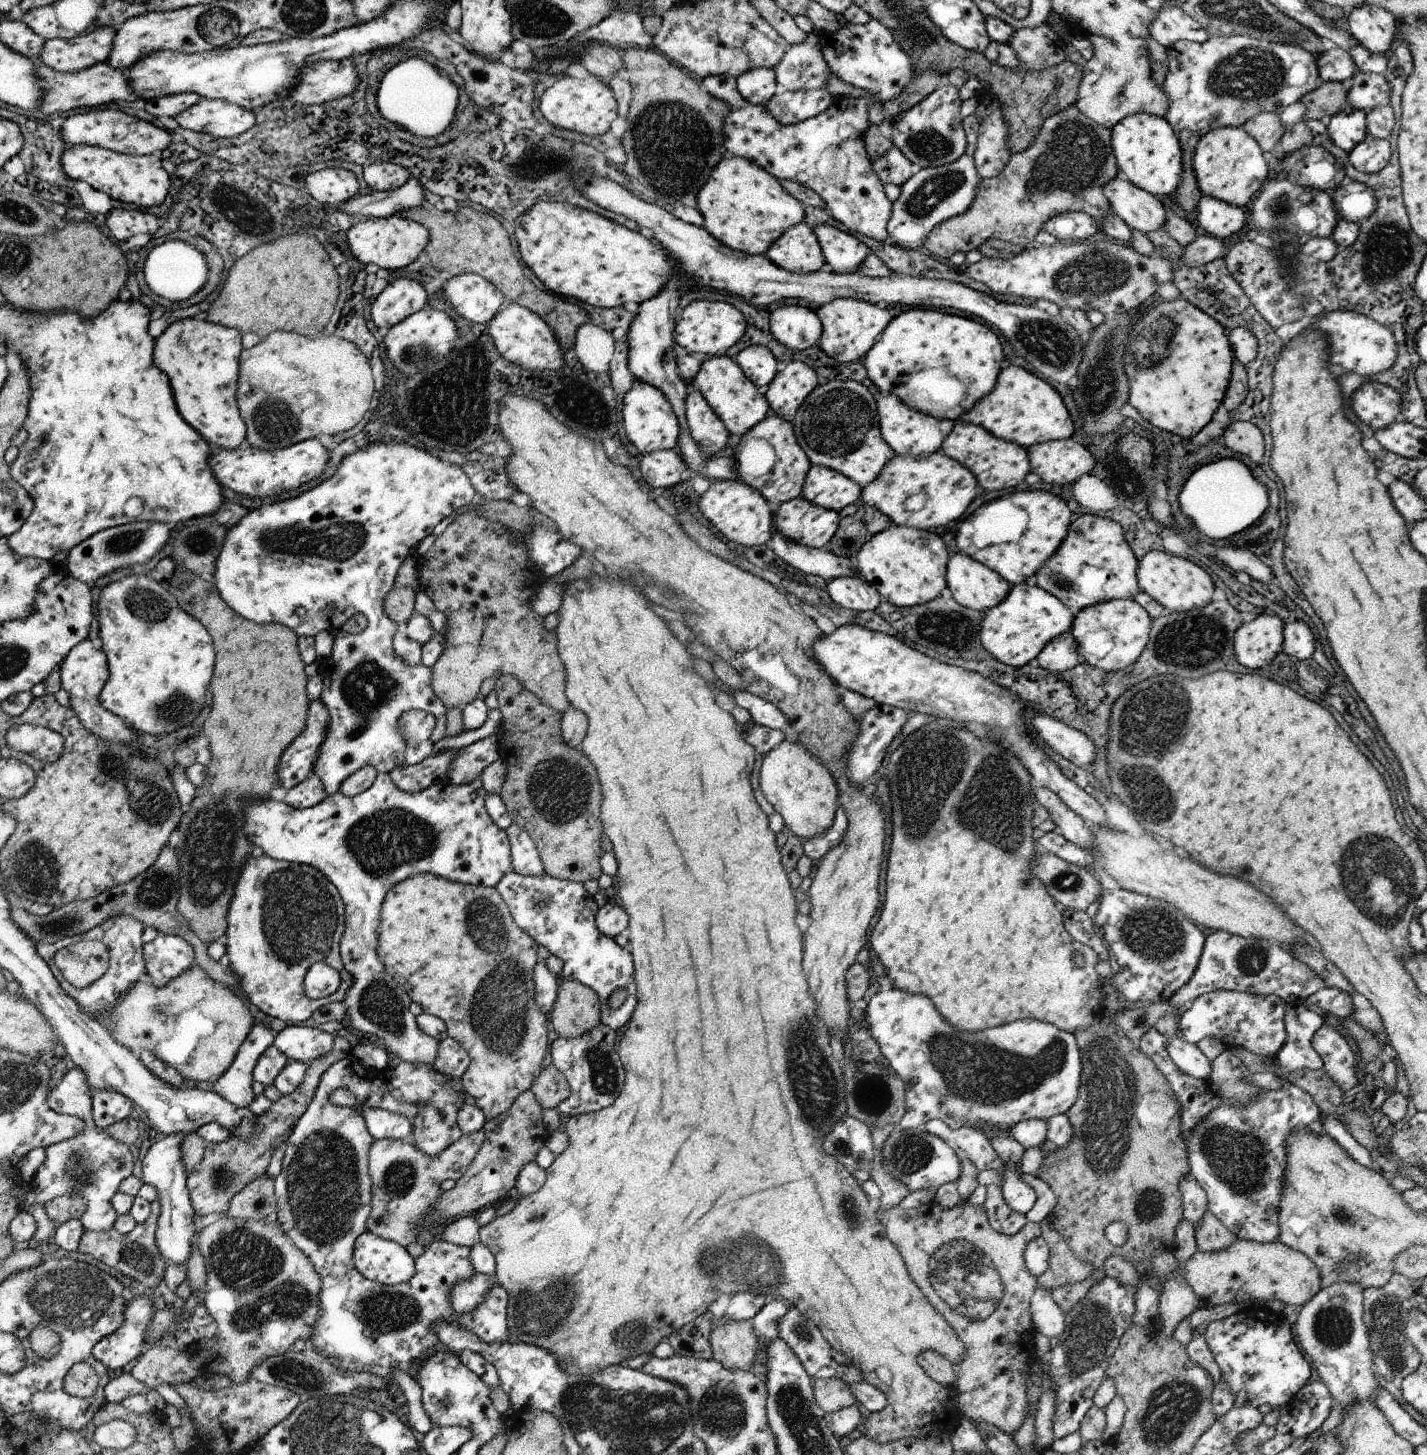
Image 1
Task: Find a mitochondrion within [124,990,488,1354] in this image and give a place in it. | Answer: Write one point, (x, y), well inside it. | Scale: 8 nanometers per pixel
(323, 1180)

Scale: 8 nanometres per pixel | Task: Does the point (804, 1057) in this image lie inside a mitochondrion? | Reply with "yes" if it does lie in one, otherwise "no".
yes

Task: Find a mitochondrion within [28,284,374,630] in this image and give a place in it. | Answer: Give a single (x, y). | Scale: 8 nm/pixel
(338, 541)

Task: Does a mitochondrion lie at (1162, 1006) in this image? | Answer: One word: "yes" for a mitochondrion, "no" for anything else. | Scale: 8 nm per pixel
no

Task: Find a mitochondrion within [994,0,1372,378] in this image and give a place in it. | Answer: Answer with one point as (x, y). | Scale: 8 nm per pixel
(1075, 156)

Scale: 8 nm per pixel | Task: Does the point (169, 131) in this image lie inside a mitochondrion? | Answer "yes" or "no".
no

